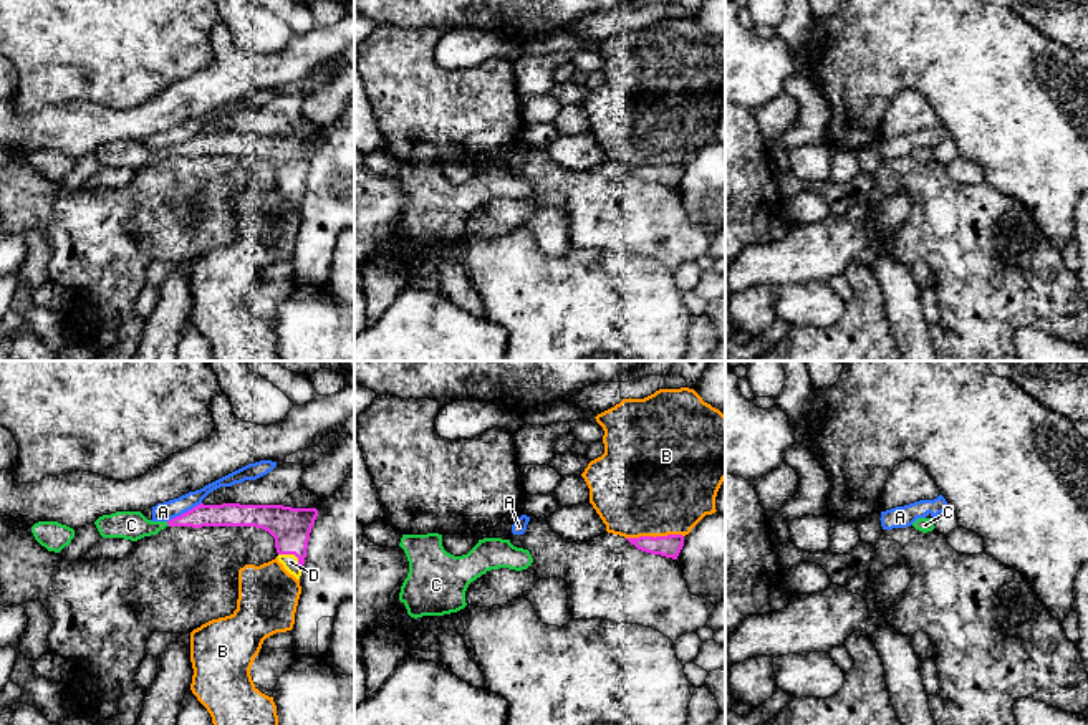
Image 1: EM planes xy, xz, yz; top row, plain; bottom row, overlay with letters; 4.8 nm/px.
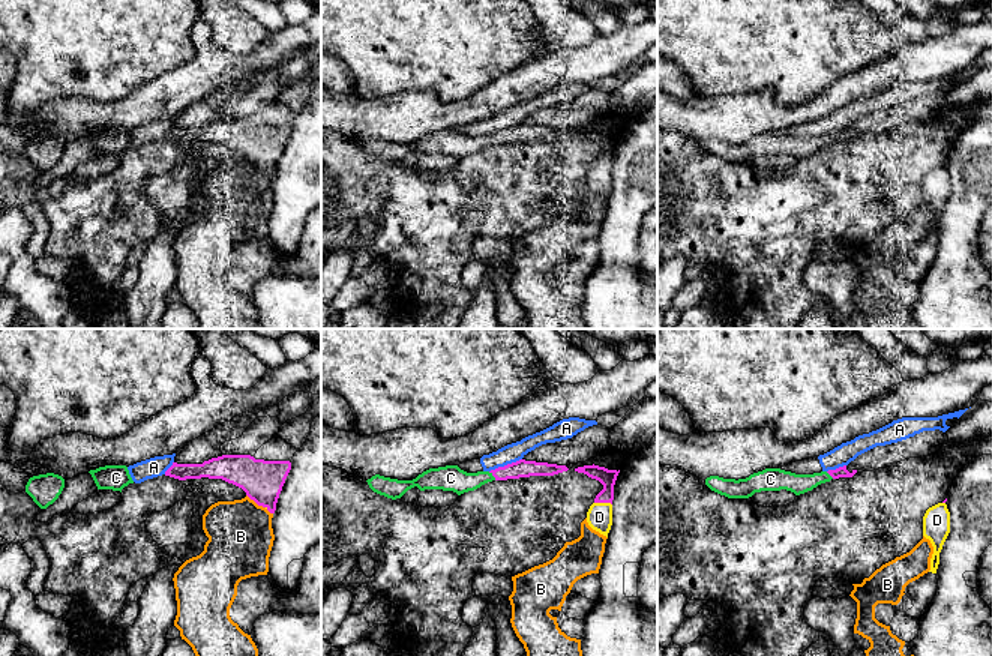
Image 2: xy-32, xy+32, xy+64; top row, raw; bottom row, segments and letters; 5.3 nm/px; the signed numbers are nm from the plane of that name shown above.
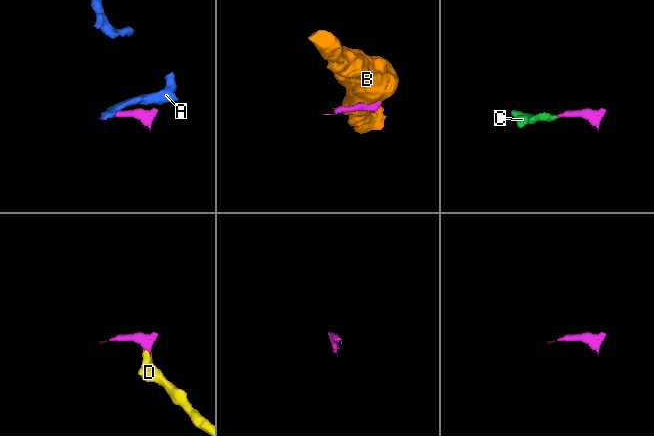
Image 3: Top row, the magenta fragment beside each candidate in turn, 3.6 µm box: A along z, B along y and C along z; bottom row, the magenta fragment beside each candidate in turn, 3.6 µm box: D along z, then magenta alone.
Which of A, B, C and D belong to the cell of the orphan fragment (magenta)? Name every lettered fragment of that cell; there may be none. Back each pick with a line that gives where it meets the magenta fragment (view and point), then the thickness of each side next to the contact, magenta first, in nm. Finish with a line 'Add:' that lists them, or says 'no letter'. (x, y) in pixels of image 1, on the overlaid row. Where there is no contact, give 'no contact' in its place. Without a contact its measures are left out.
C: xy (168, 523) | 110/140 nm
D: xy (293, 553) | 190/80 nm
Add: C, D

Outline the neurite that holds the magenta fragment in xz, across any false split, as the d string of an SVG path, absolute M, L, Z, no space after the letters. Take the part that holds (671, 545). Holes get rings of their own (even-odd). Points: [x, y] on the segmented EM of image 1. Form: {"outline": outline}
{"outline": "M682 535L626 538L638 550L677 559L682 546Z"}

